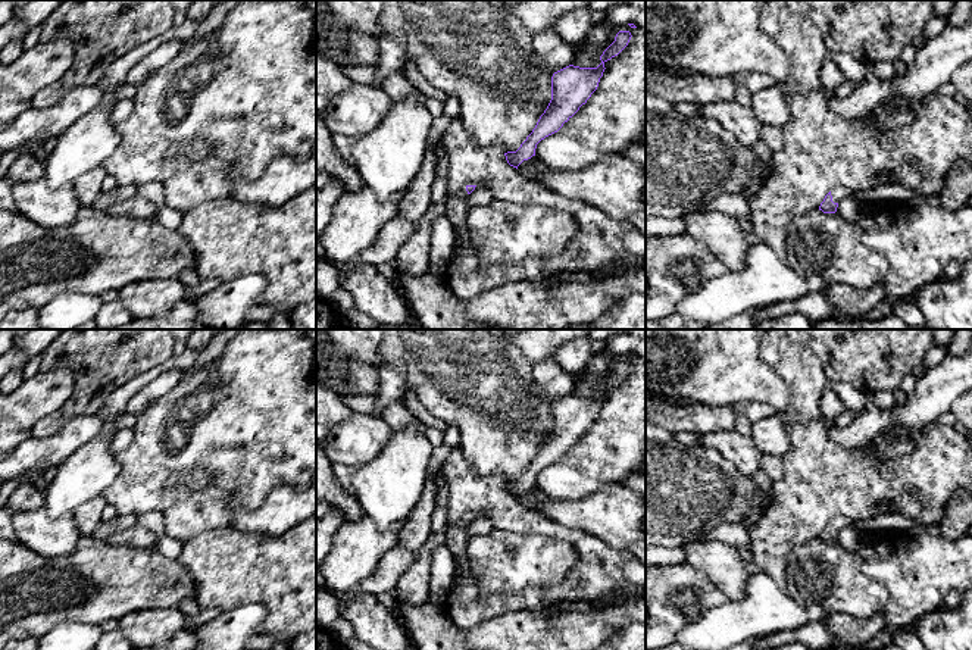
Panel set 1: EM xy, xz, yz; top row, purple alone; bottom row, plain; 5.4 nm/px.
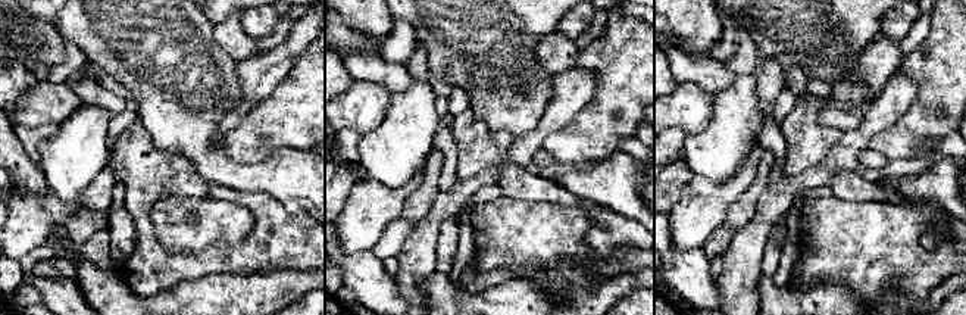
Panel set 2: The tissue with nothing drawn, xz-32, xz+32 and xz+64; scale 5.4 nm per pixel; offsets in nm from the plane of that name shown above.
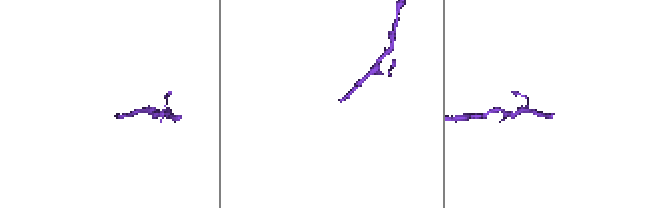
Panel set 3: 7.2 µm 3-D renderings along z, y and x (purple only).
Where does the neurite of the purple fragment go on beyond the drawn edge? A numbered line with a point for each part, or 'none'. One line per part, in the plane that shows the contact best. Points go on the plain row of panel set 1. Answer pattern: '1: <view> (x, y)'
1: yz (837, 522)

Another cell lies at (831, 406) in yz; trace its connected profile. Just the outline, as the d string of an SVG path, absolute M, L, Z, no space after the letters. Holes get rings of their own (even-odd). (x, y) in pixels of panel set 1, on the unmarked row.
M831 385L822 391L819 409L825 418L825 422L831 428L834 428L835 418L846 412L844 403L840 400Z

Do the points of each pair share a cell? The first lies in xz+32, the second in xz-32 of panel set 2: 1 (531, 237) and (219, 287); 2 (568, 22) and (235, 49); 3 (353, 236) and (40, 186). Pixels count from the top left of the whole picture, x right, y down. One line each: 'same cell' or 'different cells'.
1: different cells
2: different cells
3: different cells

